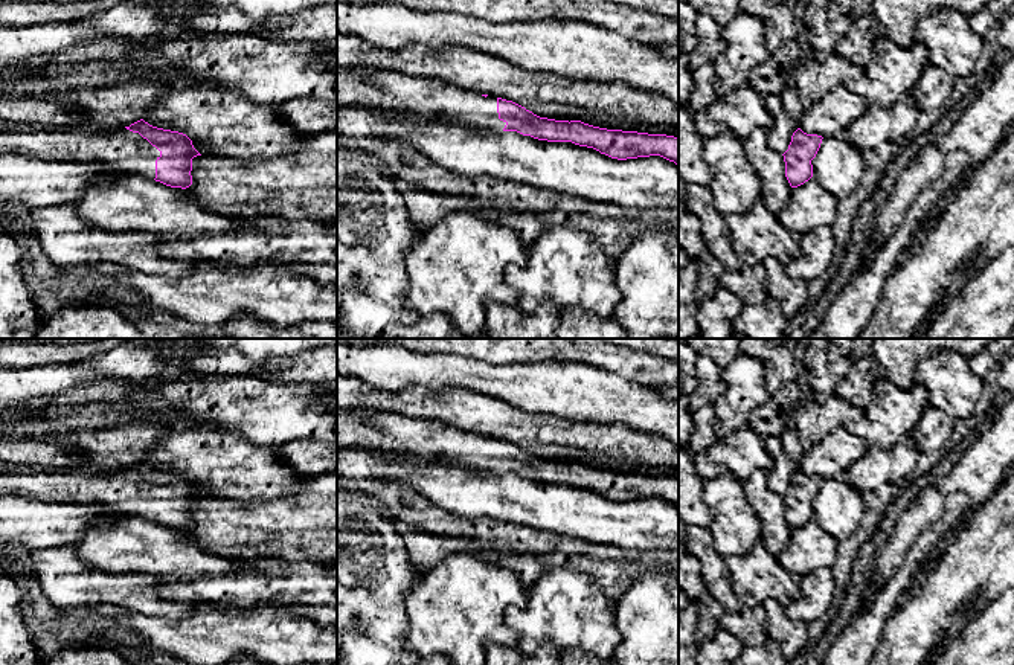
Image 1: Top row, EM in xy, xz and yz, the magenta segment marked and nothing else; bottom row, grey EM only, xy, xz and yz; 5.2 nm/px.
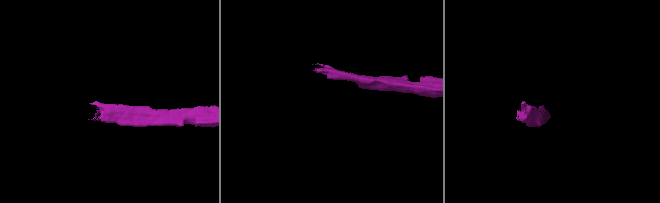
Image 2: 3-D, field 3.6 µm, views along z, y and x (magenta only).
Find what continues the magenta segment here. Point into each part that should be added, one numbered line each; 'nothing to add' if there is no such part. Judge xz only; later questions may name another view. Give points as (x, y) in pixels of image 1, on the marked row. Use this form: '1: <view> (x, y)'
1: xz (403, 96)

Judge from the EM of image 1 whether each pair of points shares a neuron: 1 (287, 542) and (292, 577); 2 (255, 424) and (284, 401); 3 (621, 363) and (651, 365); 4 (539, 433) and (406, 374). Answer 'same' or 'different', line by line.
1: different
2: same
3: same
4: different

